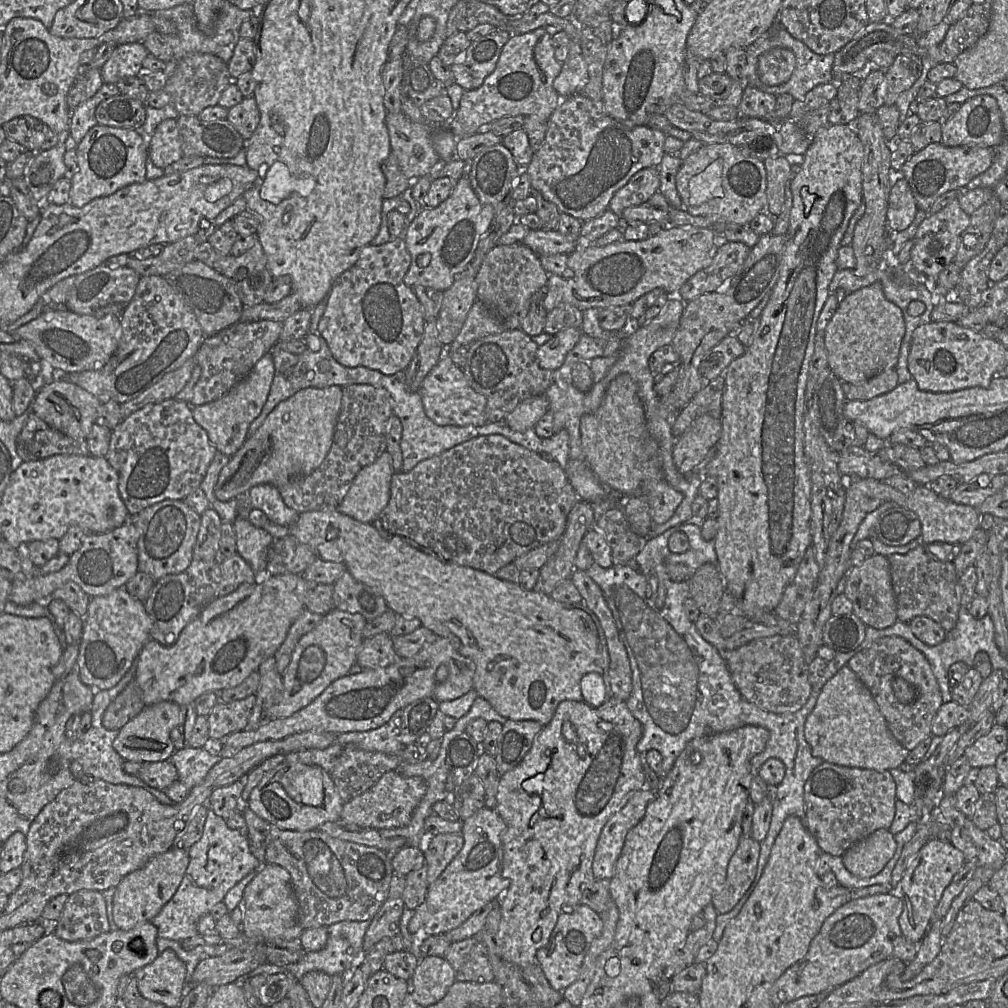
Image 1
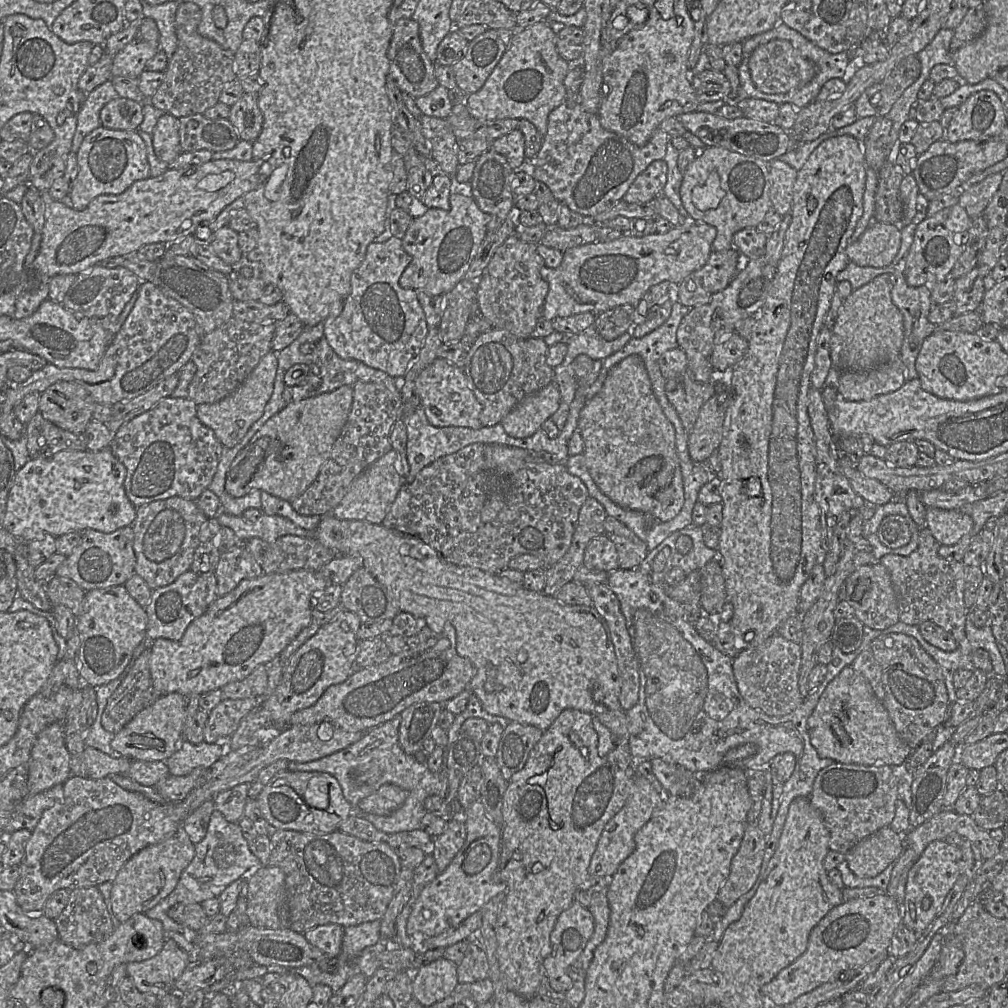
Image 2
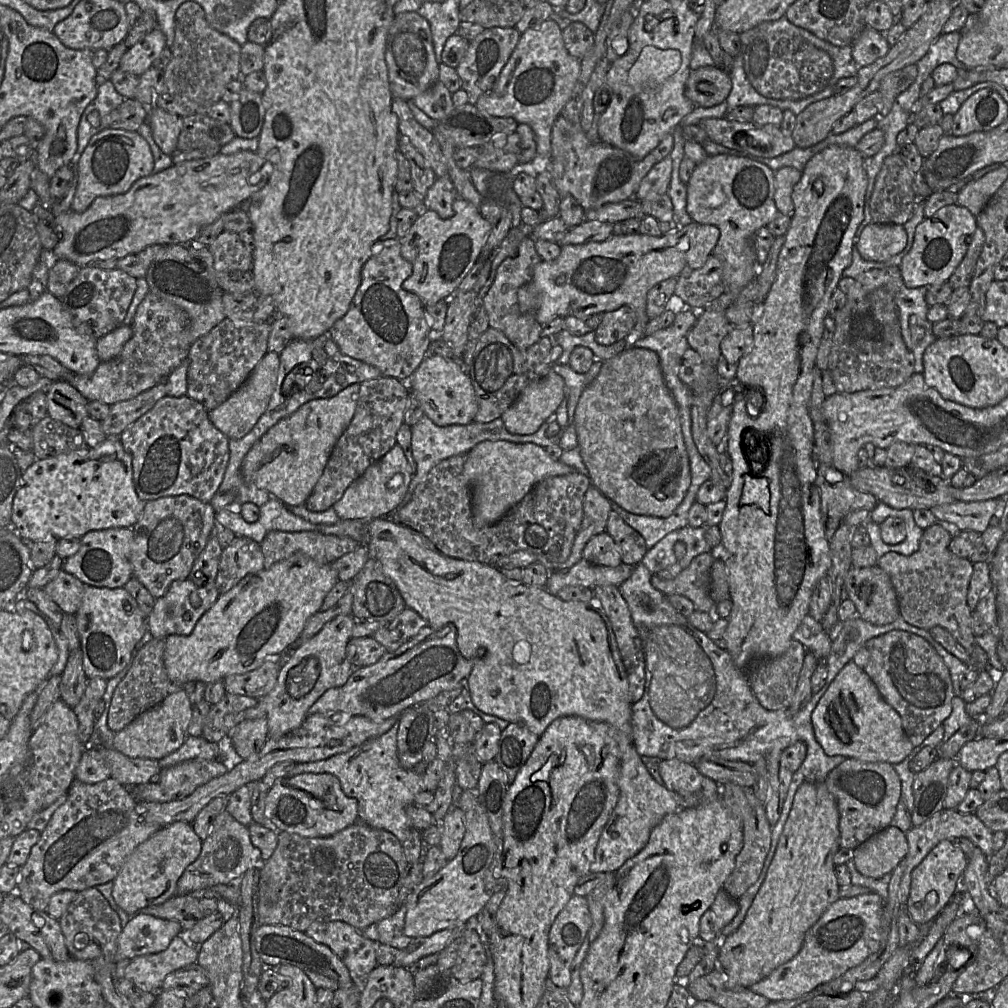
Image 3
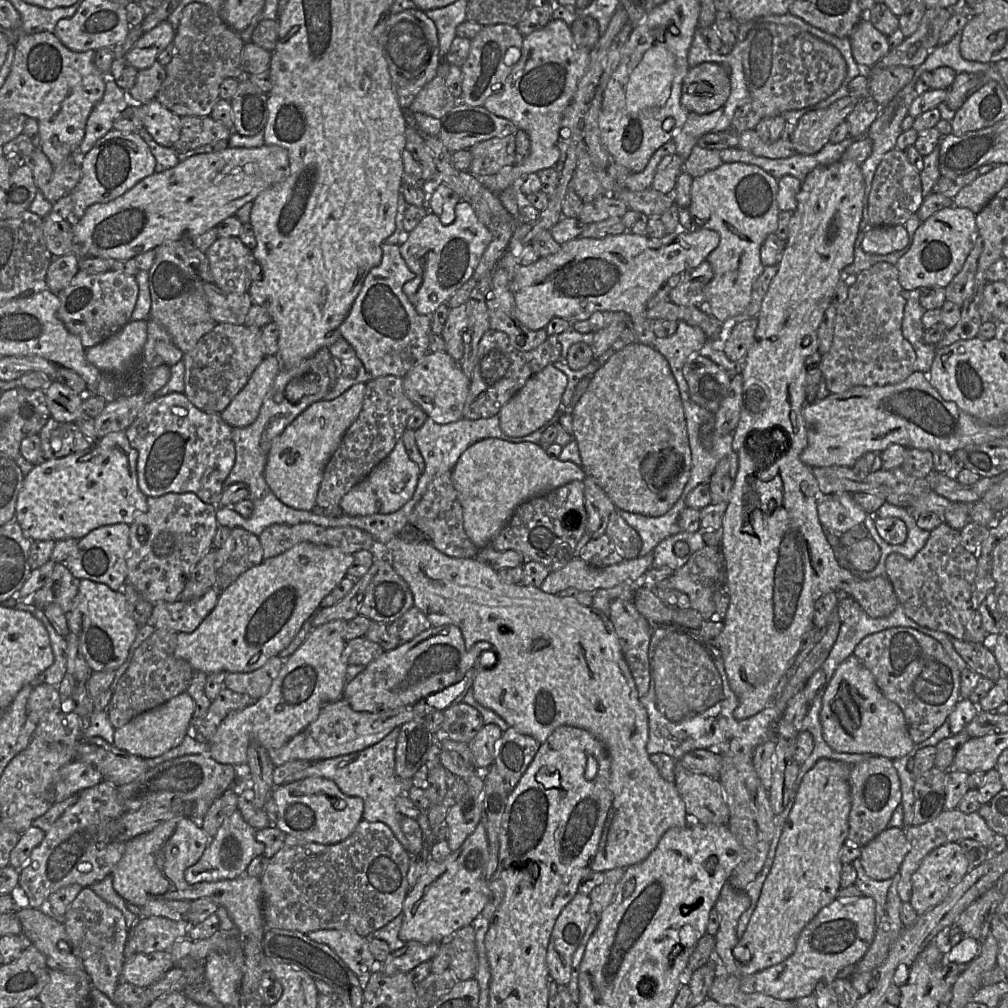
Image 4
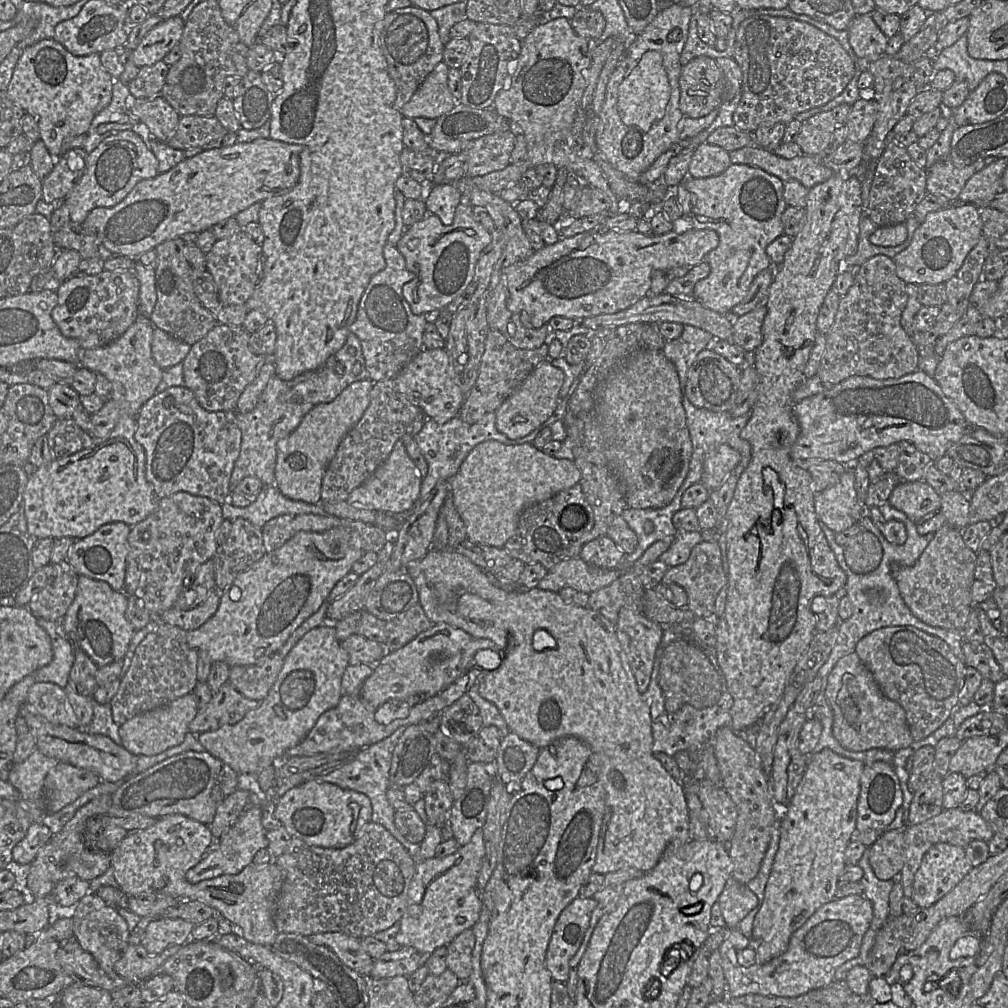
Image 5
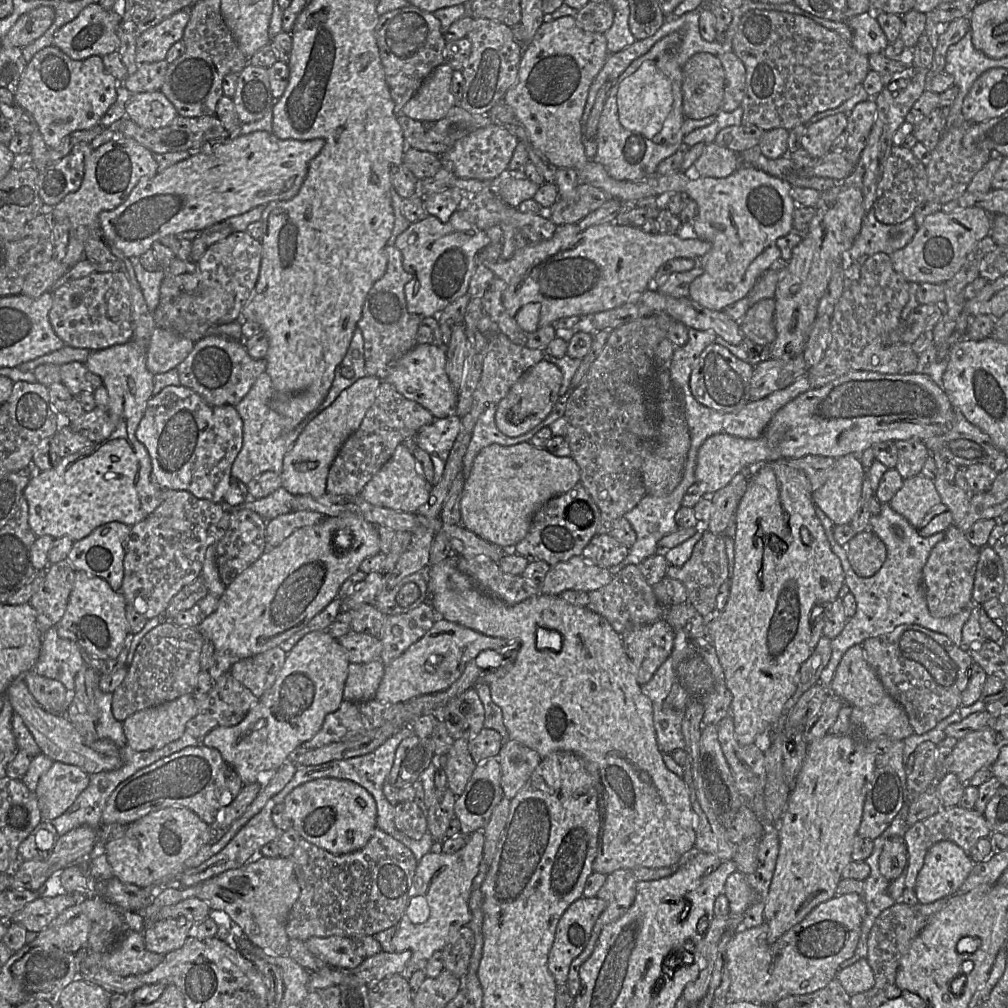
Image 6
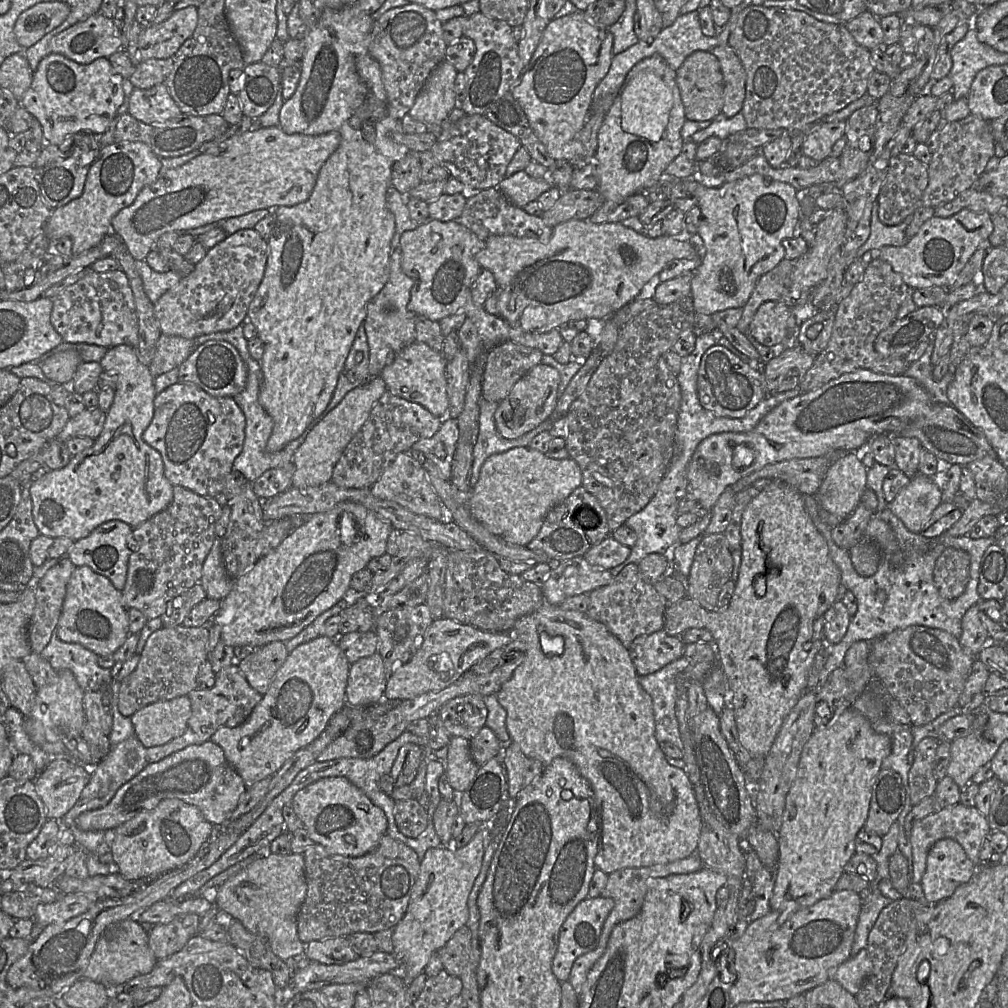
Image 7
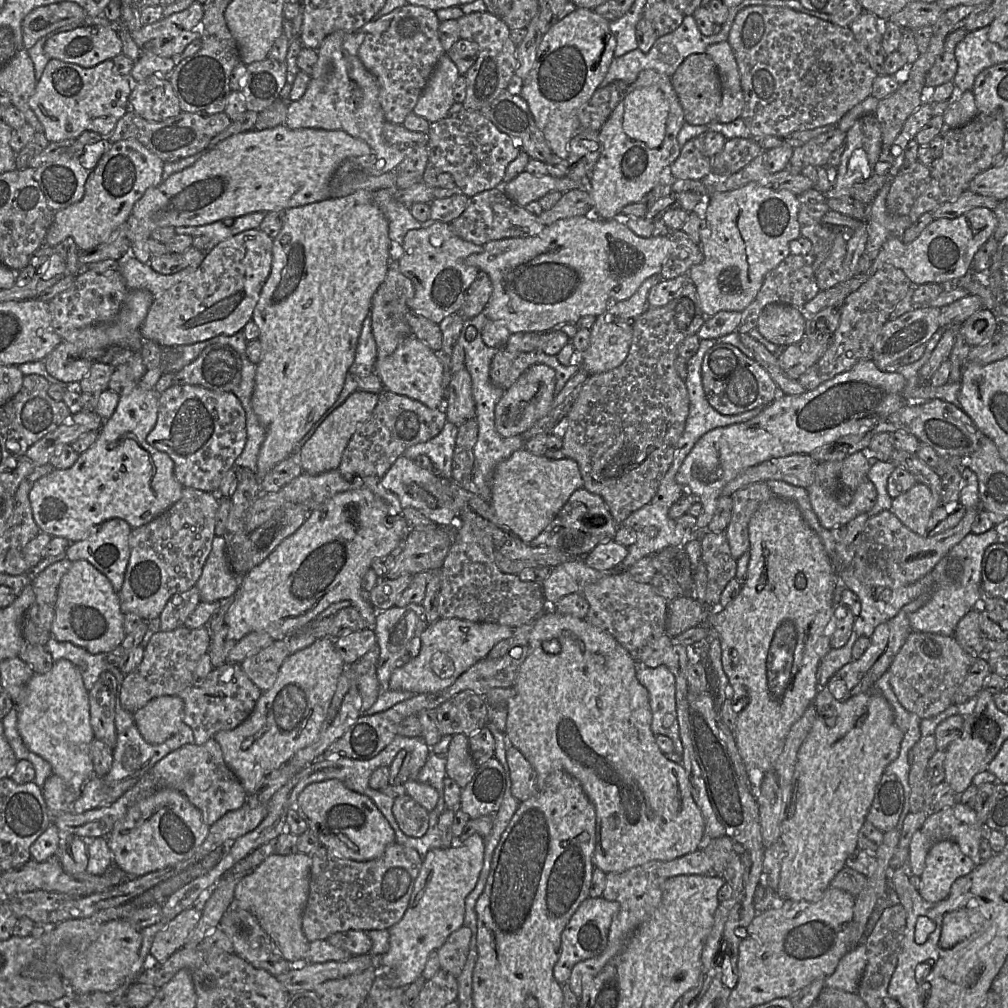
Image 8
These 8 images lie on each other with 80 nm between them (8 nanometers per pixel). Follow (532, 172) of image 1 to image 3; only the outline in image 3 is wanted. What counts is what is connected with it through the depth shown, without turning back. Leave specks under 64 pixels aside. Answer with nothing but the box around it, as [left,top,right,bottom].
[547,114,673,210]

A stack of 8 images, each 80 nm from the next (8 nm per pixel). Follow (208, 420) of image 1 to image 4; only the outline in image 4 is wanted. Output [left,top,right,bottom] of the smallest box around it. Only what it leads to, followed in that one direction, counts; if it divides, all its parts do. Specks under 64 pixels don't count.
[220,356,280,428]

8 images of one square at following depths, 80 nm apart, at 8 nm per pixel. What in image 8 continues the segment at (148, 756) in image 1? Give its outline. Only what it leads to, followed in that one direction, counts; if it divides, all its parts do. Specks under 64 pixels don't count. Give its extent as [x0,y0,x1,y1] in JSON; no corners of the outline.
[132,696,184,744]

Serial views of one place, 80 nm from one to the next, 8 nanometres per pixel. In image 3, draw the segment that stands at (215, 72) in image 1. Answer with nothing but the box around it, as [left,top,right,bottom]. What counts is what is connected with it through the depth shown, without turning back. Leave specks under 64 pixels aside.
[154,1,242,117]

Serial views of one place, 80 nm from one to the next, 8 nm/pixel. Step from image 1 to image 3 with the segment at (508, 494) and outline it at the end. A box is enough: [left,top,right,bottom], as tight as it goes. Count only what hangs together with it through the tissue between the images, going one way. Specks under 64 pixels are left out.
[392,454,591,570]

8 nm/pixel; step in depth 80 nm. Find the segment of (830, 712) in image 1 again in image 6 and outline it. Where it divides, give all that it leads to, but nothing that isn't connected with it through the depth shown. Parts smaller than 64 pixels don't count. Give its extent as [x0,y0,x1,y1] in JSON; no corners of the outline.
[829,644,914,742]

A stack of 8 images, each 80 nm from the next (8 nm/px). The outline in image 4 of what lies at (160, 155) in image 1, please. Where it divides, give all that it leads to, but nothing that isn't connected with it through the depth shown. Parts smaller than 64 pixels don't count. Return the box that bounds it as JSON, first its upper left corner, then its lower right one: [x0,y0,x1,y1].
[139,99,181,147]

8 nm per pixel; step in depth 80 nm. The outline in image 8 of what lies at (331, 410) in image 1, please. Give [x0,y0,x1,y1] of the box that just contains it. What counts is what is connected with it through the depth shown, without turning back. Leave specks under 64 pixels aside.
[299,389,379,475]

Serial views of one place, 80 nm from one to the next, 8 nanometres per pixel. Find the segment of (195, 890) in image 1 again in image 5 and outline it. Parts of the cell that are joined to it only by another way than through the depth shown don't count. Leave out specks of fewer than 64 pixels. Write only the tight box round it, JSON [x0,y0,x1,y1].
[186,805,267,884]

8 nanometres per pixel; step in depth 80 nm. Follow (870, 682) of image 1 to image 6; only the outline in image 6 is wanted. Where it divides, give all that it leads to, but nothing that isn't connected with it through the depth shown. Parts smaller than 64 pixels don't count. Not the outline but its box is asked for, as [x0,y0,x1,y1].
[861,624,973,734]

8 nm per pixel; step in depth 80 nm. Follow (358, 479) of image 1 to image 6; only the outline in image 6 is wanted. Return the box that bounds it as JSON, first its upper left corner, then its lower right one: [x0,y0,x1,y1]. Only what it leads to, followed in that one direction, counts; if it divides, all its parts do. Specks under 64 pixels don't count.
[359,443,432,515]

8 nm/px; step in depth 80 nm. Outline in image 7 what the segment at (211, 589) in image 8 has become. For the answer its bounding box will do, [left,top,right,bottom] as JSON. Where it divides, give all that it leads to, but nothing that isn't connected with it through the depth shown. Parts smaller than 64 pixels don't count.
[200,538,234,601]

